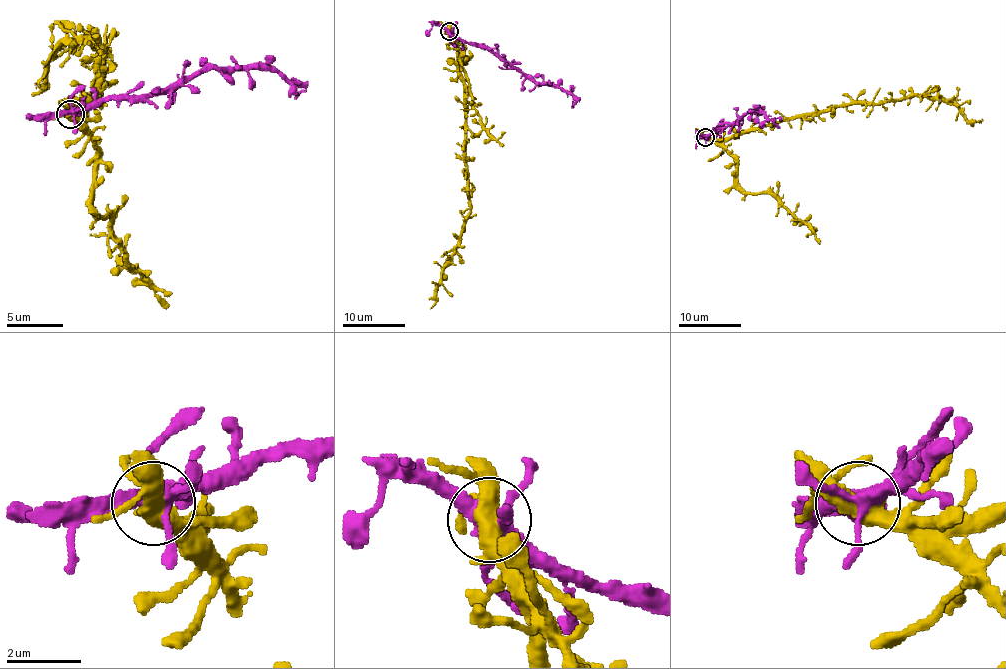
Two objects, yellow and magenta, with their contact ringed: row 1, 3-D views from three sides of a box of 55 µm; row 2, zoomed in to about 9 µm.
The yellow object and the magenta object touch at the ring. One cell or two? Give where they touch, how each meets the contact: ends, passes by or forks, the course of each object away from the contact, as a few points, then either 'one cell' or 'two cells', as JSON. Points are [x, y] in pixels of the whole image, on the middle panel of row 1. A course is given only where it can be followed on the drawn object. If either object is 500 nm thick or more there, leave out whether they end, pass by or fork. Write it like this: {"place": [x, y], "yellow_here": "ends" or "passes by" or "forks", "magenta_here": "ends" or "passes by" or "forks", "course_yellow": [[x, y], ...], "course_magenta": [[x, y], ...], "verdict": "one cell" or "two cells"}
{"place": [449, 31], "yellow_here": "forks", "magenta_here": "forks", "course_yellow": [[449, 31], [463, 87], [469, 216], [460, 245], [443, 272], [435, 304], [430, 309]], "course_magenta": [[449, 31], [468, 42], [489, 47], [537, 82], [553, 82], [564, 88], [576, 101], [573, 106]], "verdict": "one cell"}

